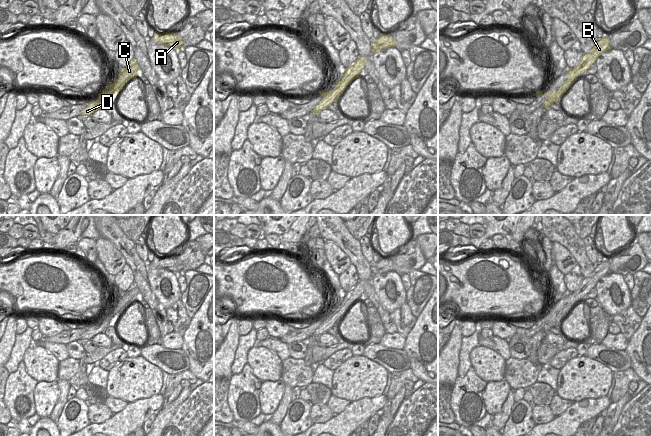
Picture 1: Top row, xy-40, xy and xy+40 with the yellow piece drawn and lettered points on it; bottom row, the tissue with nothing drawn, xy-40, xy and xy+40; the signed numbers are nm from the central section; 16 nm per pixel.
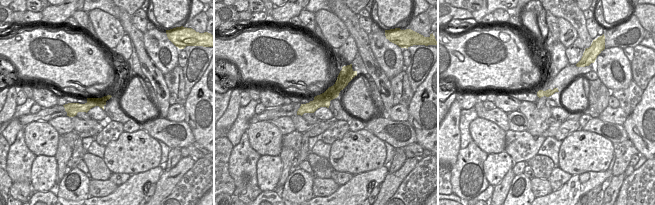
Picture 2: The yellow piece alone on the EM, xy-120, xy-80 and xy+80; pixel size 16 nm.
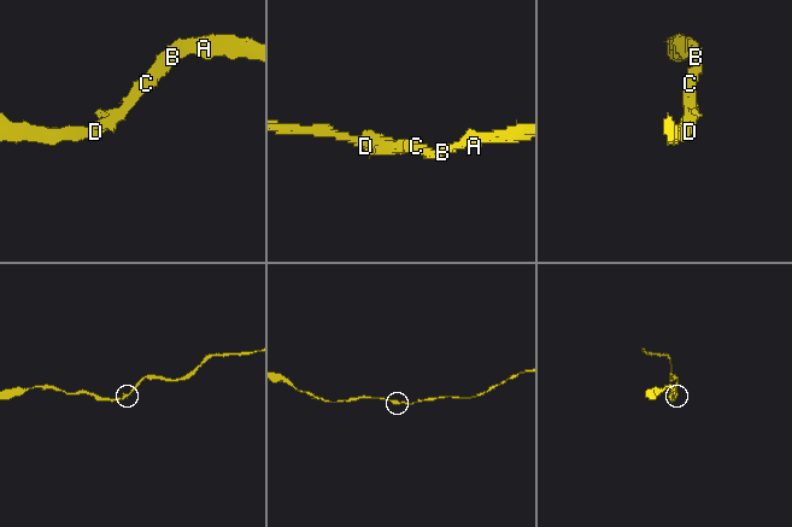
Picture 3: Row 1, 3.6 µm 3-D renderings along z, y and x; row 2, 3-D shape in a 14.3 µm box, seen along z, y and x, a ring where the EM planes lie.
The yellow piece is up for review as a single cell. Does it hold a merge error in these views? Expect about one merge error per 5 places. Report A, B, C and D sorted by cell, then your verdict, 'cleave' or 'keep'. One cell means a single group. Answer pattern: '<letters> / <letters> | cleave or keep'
A B C D | keep

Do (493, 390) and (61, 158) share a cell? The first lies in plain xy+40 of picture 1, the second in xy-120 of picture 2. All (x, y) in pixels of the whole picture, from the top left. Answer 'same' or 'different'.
different

